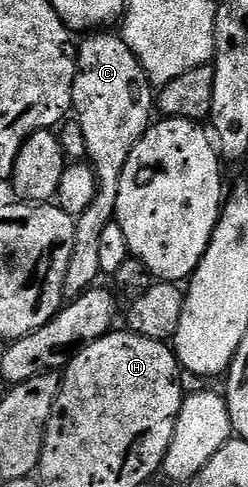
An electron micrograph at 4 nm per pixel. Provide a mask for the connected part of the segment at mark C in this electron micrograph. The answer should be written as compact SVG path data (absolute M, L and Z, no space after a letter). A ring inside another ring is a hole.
M90 32L78 46L78 75L72 88L73 113L88 143L86 158L94 169L98 181L96 196L82 214L77 215L74 227L76 240L68 272L64 276L63 295L67 299L79 298L87 290L95 289L97 278L103 277L100 268L100 235L116 218L116 196L120 192L120 176L132 148L146 135L152 125L150 110L156 106L156 90L140 60L133 55L121 33Z

